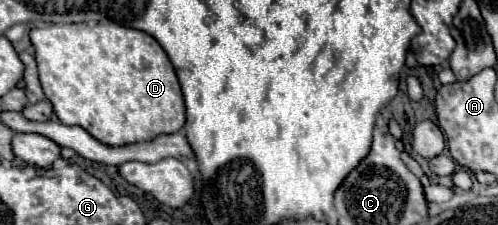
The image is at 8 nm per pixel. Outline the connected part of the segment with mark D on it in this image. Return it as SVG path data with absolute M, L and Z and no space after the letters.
M63 24L33 28L31 42L35 46L41 88L63 124L81 126L107 146L147 142L159 134L175 134L185 126L185 100L175 68L159 42L147 32L119 24L97 24L93 28L87 24Z

